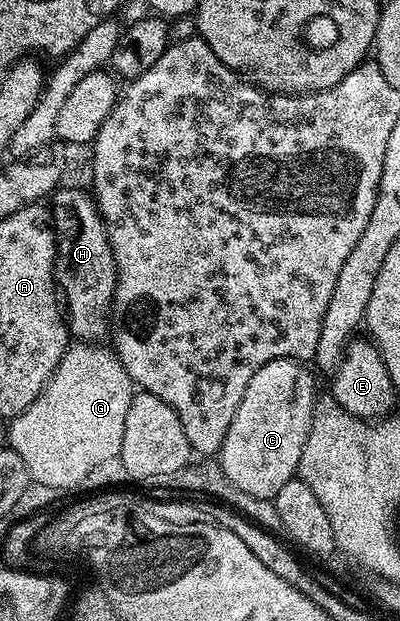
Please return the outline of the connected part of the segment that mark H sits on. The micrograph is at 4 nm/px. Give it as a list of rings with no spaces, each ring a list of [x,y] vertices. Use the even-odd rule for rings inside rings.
[[[62,187],[53,194],[52,224],[56,238],[54,279],[64,302],[67,326],[82,343],[98,343],[108,333],[108,310],[114,297],[114,256],[106,238],[106,228],[89,192]]]

